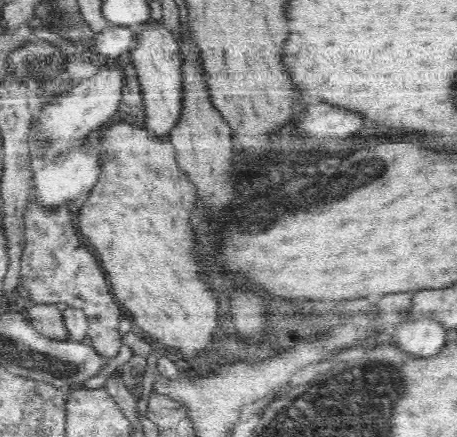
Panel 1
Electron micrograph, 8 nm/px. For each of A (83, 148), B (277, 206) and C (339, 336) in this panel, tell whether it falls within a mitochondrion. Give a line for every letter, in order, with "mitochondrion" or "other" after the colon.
A: other
B: mitochondrion
C: other

